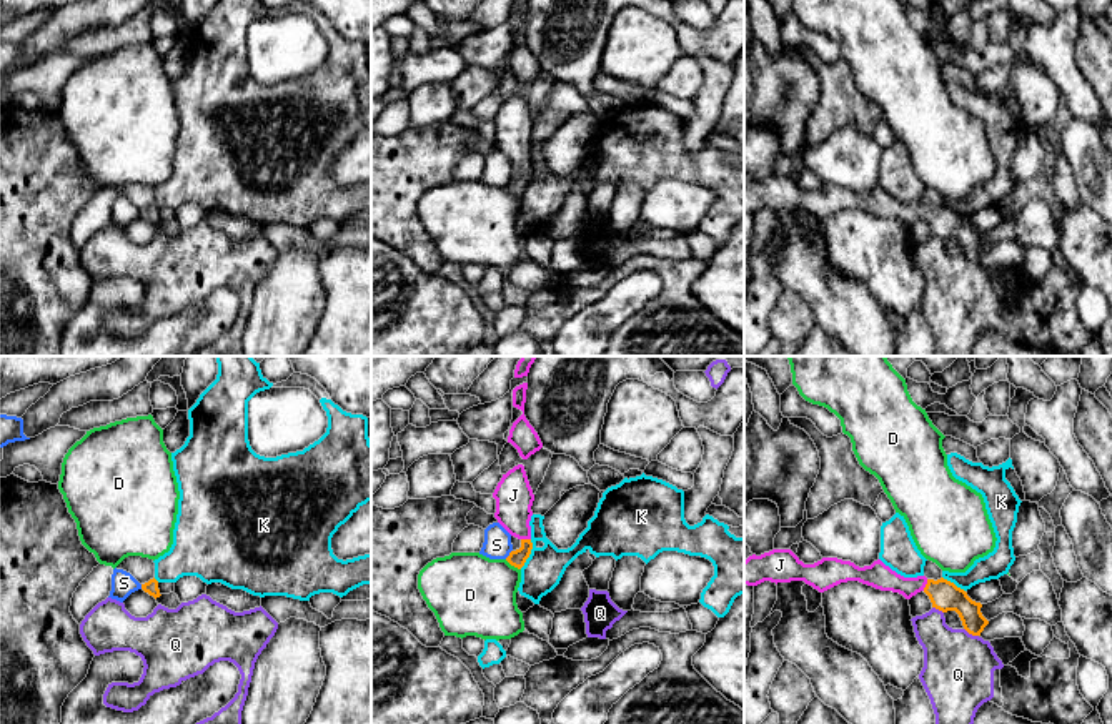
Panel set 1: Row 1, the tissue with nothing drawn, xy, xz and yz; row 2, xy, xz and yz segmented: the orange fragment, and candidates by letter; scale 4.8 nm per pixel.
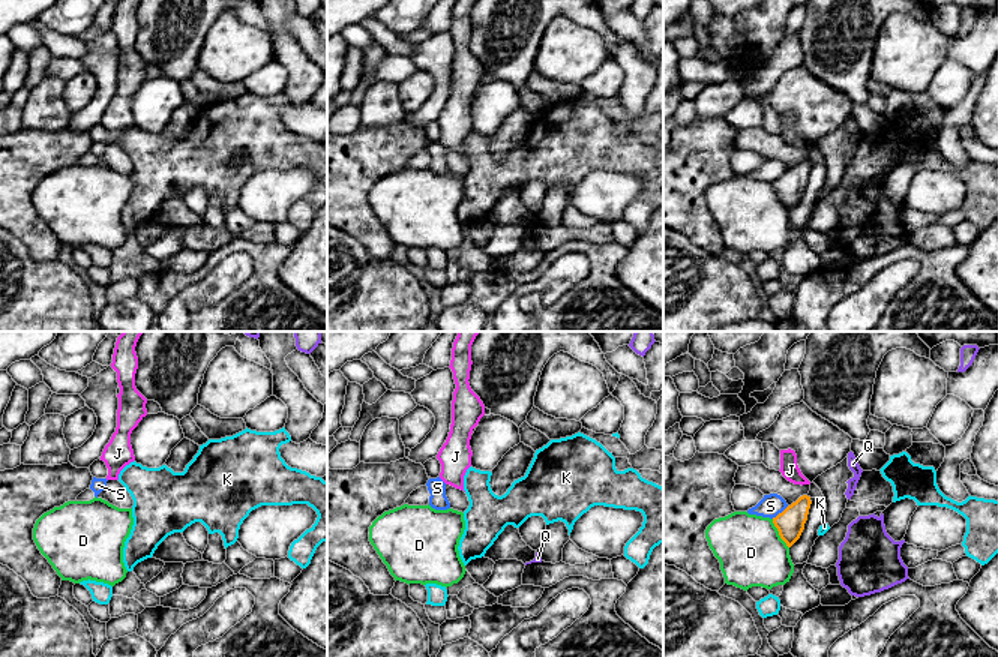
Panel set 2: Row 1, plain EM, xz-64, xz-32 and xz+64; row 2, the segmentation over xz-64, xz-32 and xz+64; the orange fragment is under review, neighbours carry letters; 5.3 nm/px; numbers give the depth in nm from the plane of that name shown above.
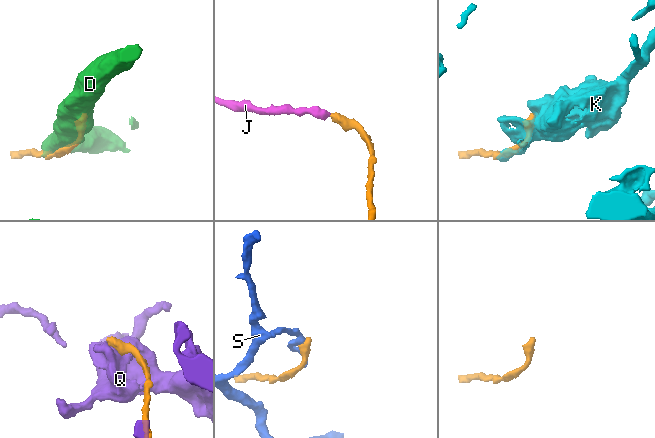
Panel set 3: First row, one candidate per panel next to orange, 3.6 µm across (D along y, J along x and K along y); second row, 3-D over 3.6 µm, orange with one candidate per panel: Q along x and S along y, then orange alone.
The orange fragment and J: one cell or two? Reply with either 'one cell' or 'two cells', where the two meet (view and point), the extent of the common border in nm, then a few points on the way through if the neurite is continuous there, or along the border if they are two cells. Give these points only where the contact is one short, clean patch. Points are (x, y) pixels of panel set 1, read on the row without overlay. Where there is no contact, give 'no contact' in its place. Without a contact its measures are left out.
one cell; contact yz (926, 212); length 60 nm; way yz (946, 223), (926, 212), (899, 212), (878, 202)

